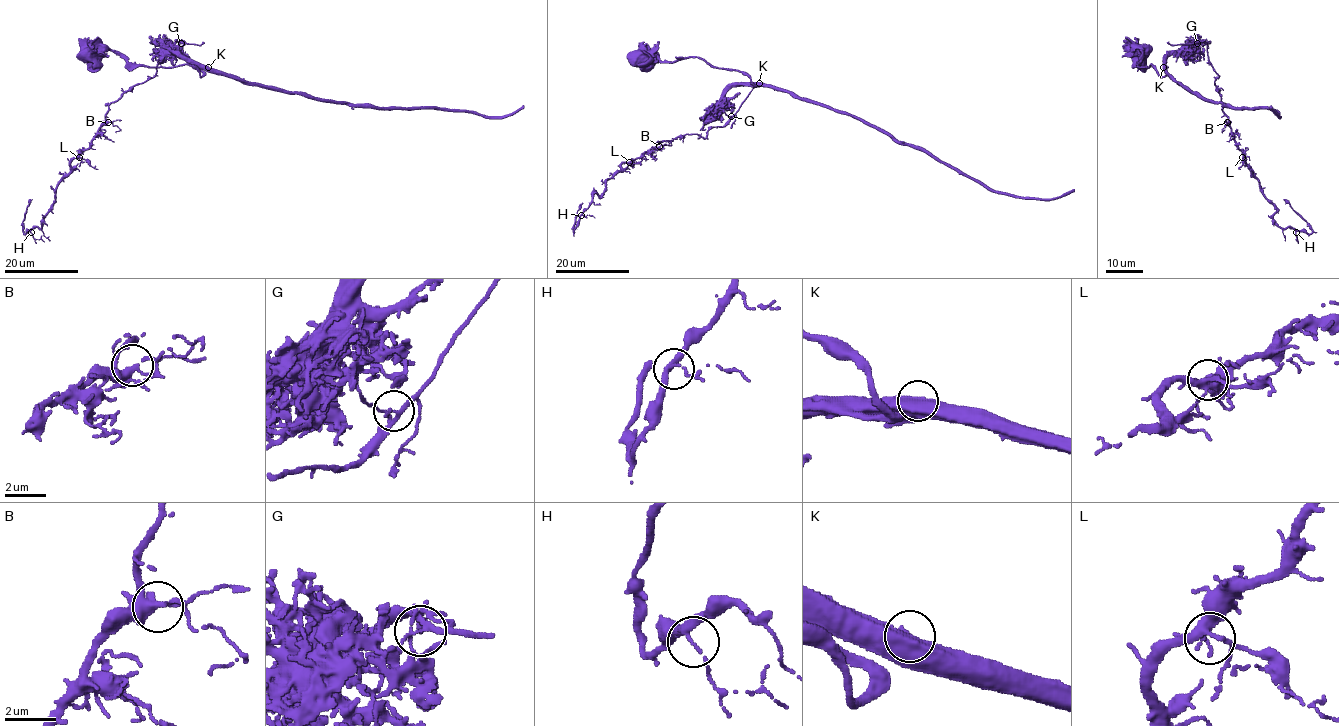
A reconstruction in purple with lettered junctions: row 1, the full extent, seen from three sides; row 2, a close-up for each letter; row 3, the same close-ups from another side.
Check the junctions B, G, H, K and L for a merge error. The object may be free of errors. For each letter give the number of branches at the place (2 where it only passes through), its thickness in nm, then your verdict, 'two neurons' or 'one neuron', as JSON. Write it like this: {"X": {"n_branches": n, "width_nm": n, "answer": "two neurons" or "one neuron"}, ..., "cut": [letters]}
{"B": {"n_branches": 5, "width_nm": 320, "answer": "one neuron"}, "G": {"n_branches": 5, "width_nm": 170, "answer": "two neurons"}, "H": {"n_branches": 3, "width_nm": 240, "answer": "one neuron"}, "K": {"n_branches": 2, "width_nm": 650, "answer": "one neuron"}, "L": {"n_branches": 5, "width_nm": 280, "answer": "one neuron"}, "cut": ["G"]}

